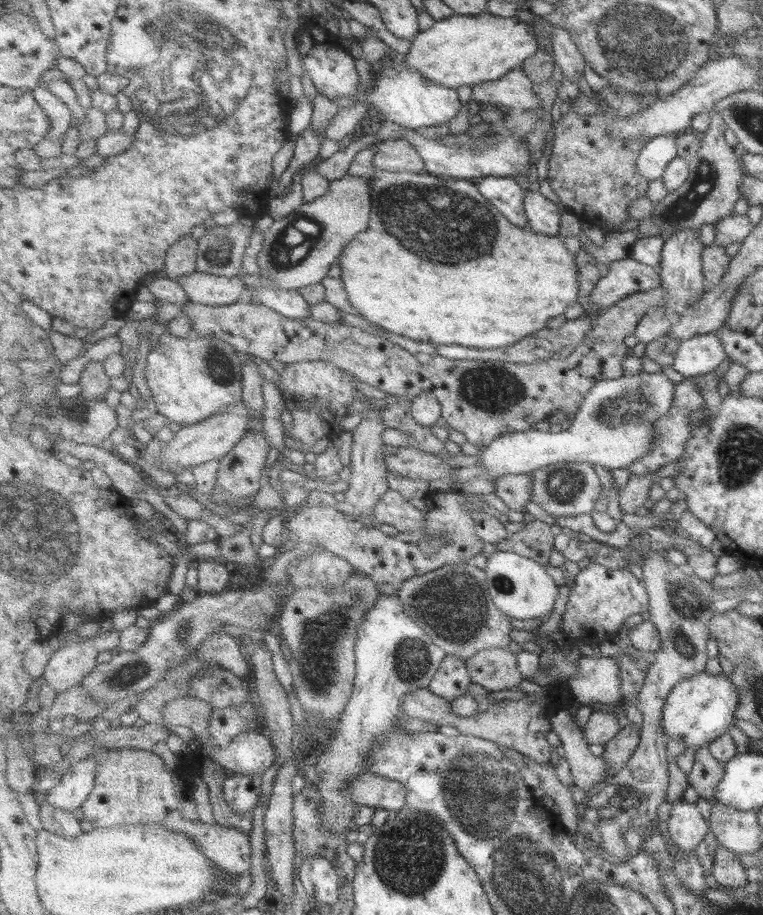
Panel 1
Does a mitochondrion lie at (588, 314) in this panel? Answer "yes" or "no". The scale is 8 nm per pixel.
no

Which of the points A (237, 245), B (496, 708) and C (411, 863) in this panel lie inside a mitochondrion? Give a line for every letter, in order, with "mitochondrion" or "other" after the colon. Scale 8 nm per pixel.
A: mitochondrion
B: other
C: mitochondrion

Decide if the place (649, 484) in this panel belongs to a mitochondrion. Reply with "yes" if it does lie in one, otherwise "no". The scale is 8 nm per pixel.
no

